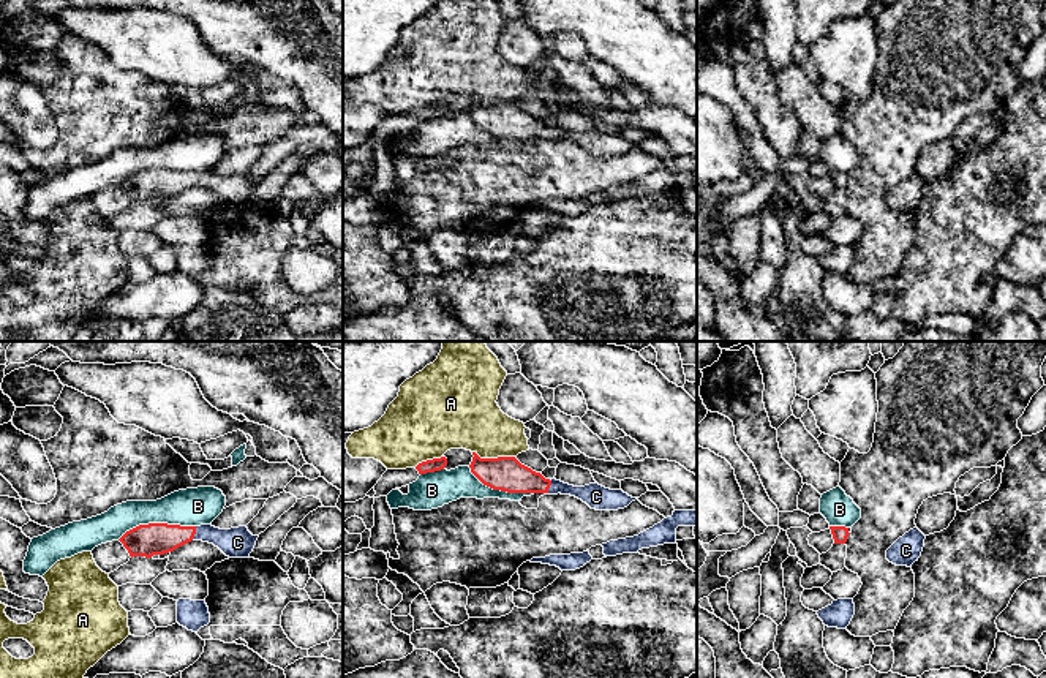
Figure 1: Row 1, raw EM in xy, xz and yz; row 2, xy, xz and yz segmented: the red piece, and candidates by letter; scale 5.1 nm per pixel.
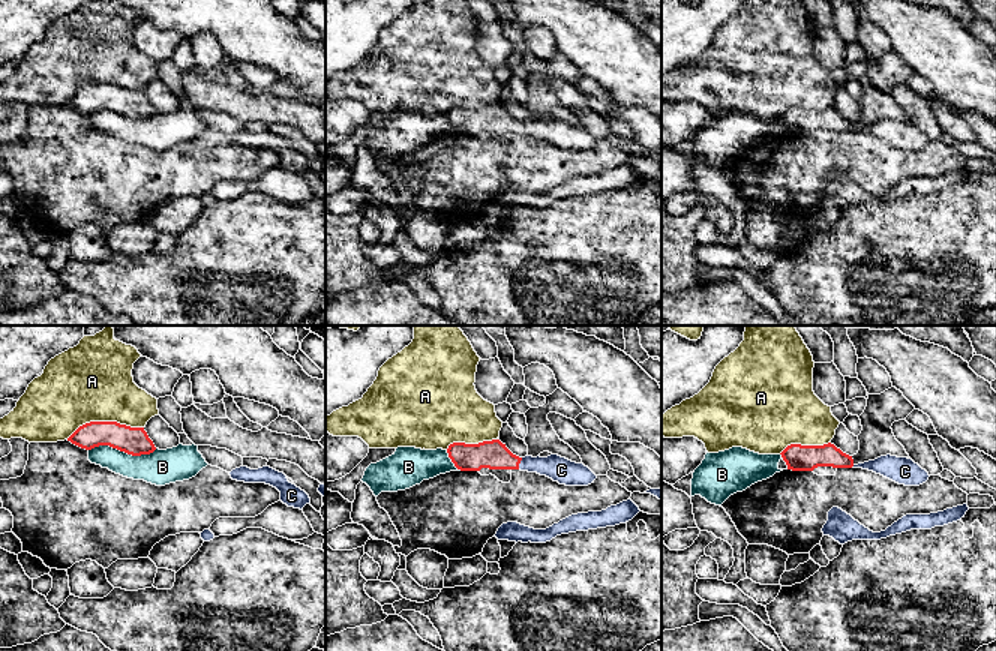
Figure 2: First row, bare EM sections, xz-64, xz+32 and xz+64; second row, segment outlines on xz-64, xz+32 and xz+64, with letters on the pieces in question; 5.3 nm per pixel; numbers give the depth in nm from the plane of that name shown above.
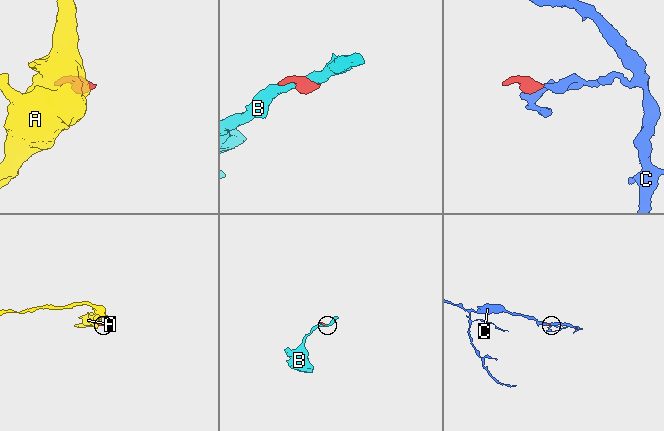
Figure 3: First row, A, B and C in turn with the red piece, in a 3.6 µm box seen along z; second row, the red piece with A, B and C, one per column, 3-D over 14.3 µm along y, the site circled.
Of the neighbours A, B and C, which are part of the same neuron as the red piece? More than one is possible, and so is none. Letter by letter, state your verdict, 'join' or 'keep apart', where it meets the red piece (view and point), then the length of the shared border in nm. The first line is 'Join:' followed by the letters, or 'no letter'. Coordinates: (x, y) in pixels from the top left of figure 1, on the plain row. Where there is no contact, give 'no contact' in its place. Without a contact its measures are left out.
Join: C
A: keep apart; contact xz (493, 105); length 220 nm
B: keep apart; contact xy (155, 169); length 400 nm
C: join; contact xy (195, 179); length 80 nm

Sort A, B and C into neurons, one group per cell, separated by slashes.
A / B / C

